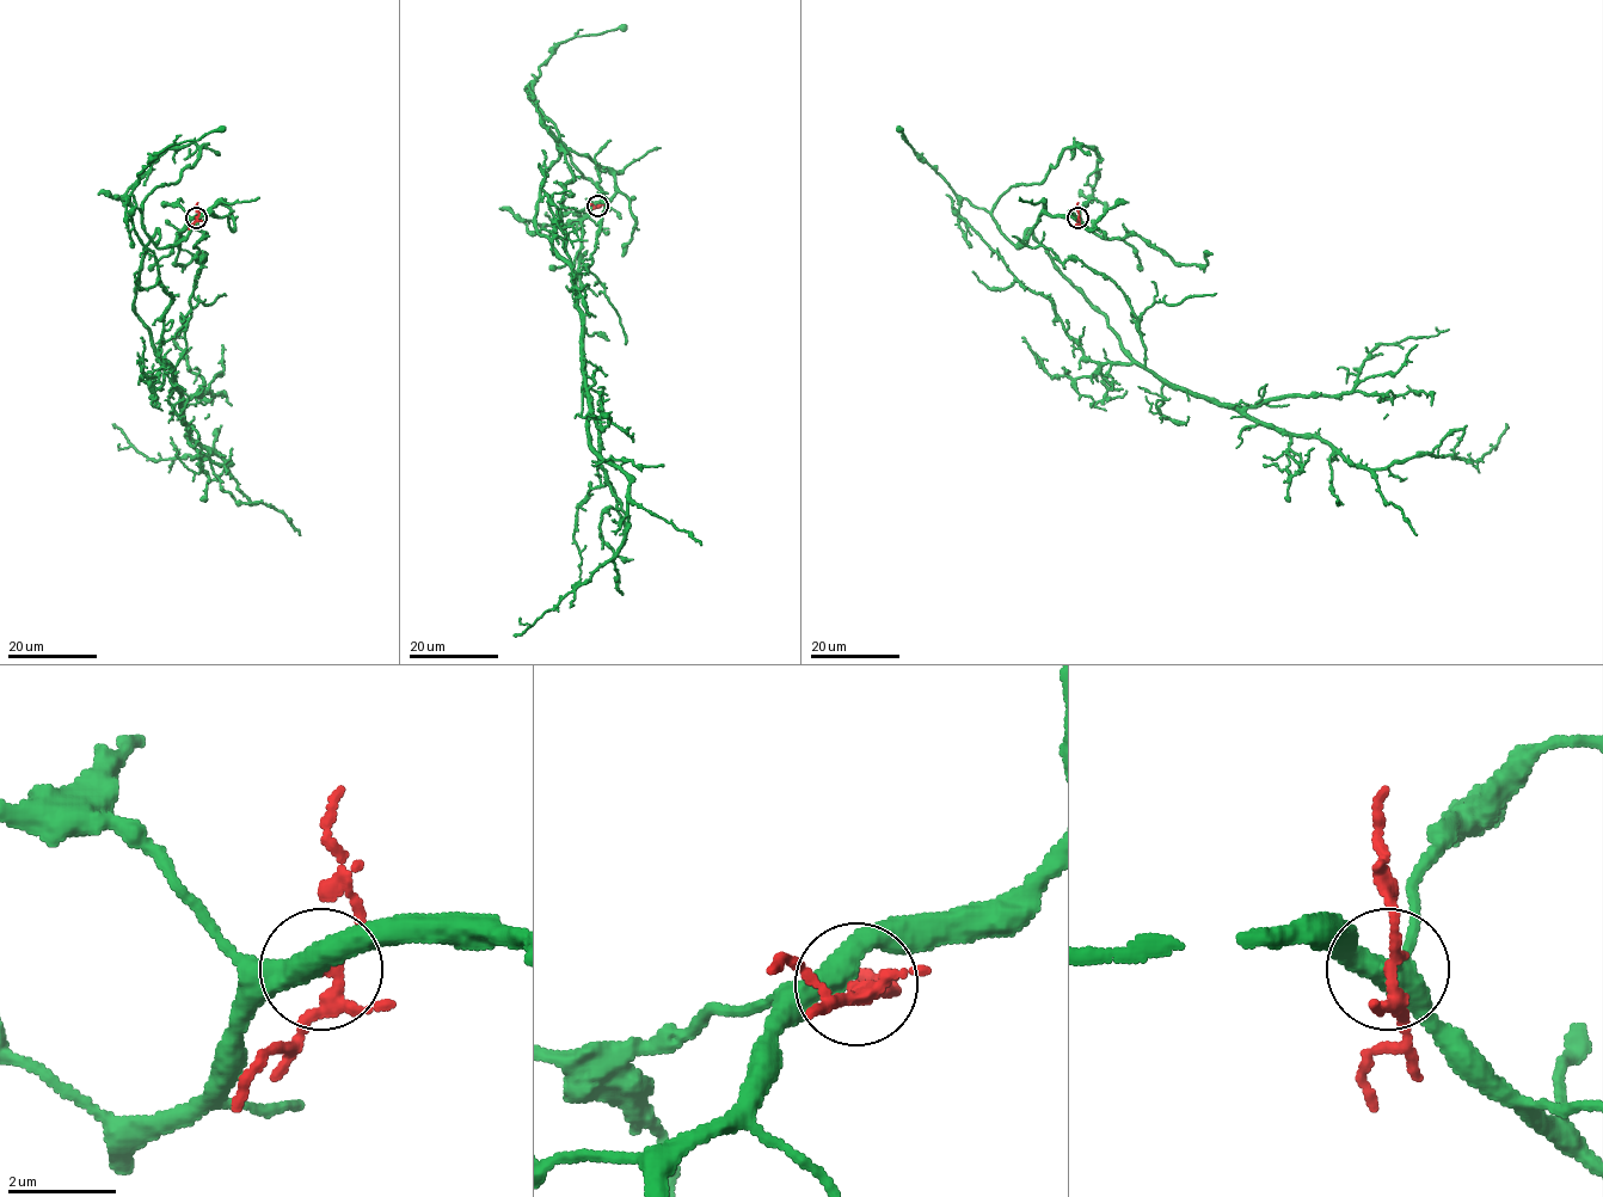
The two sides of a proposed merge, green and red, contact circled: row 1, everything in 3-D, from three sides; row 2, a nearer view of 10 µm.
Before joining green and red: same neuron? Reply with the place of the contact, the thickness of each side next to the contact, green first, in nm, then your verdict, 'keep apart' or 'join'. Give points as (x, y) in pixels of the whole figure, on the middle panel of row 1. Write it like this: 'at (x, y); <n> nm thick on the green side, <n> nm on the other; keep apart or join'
at (597, 206); 420 nm thick on the green side, 190 nm on the other; keep apart

